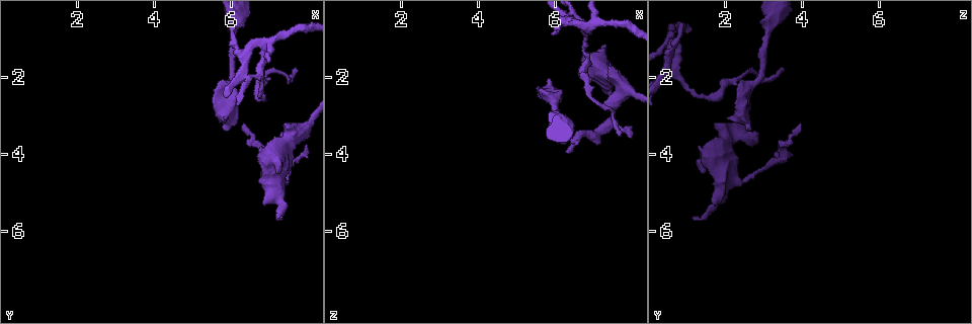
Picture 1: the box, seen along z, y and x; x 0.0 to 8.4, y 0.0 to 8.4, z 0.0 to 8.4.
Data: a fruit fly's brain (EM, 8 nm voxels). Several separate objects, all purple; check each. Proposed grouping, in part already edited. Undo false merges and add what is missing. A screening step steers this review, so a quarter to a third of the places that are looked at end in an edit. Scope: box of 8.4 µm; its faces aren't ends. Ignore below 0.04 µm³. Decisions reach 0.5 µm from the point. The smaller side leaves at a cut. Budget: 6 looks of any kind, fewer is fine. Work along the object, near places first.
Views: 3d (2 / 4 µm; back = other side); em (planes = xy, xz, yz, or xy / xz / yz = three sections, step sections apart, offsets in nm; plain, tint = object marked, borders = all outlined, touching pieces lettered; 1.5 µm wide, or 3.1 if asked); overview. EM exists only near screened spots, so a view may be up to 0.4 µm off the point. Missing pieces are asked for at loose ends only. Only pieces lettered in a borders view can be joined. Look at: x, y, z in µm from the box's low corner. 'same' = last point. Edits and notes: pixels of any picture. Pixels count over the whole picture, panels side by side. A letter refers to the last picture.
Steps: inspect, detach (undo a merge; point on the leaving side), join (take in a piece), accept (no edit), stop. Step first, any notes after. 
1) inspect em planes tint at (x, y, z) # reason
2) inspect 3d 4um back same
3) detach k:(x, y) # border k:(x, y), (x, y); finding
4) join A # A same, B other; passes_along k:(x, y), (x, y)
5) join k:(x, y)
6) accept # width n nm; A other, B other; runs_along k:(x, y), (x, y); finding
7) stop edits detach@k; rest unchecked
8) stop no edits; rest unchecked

inspect 3d 2um back at (5.80, 3.40, 2.60) # an open end

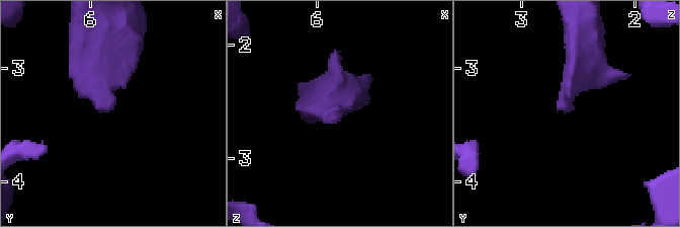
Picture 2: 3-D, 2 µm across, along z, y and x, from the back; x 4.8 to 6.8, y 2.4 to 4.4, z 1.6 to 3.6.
inspect em planes borders at (5.84, 3.36, 2.58) # now the EM

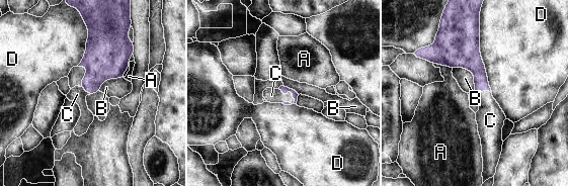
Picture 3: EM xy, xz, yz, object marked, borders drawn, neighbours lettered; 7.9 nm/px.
join C # longest_contact D 600 nm; A other, B other, C same, D other; the neuron continues

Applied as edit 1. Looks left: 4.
inspect overview # redraw

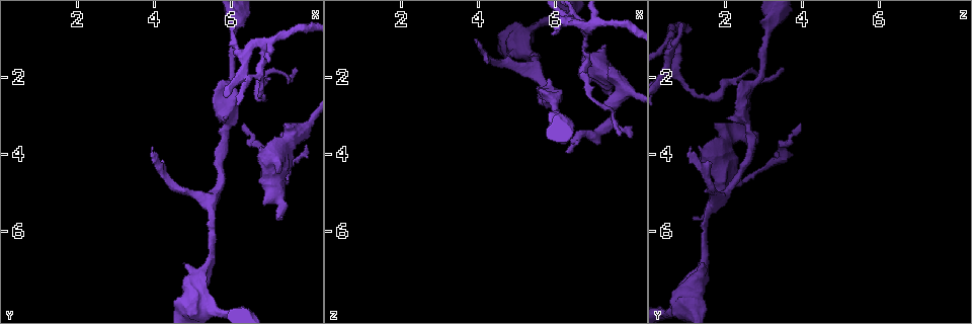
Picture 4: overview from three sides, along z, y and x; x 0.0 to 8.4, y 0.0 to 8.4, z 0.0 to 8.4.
inspect em planes borders at (6.80, 2.45, 1.40) # thin neck

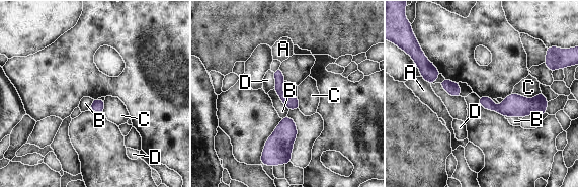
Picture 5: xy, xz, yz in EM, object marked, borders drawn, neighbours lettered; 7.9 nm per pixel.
accept # A other, B other, C other, D other; border 5:(273, 89), (288, 110); continuous, no second neuron

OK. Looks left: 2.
inspect em planes borders at (7.25, 5.65, 1.15) # an open end

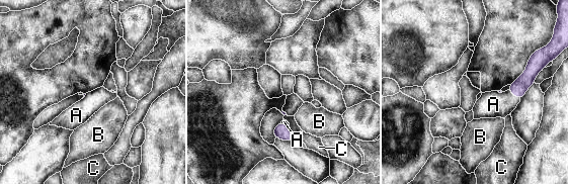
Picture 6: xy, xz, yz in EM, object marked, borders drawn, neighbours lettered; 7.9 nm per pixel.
join A # longest_contact A 120 nm; A same, B other, C other; the neuron continues

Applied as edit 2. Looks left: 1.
stop edits join@3, join@6; rest unchecked

